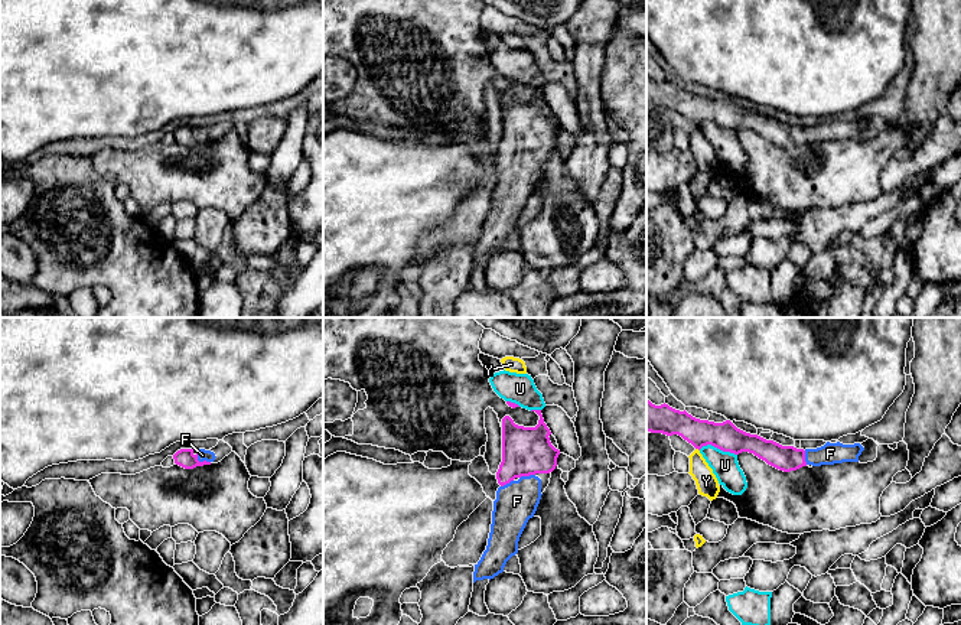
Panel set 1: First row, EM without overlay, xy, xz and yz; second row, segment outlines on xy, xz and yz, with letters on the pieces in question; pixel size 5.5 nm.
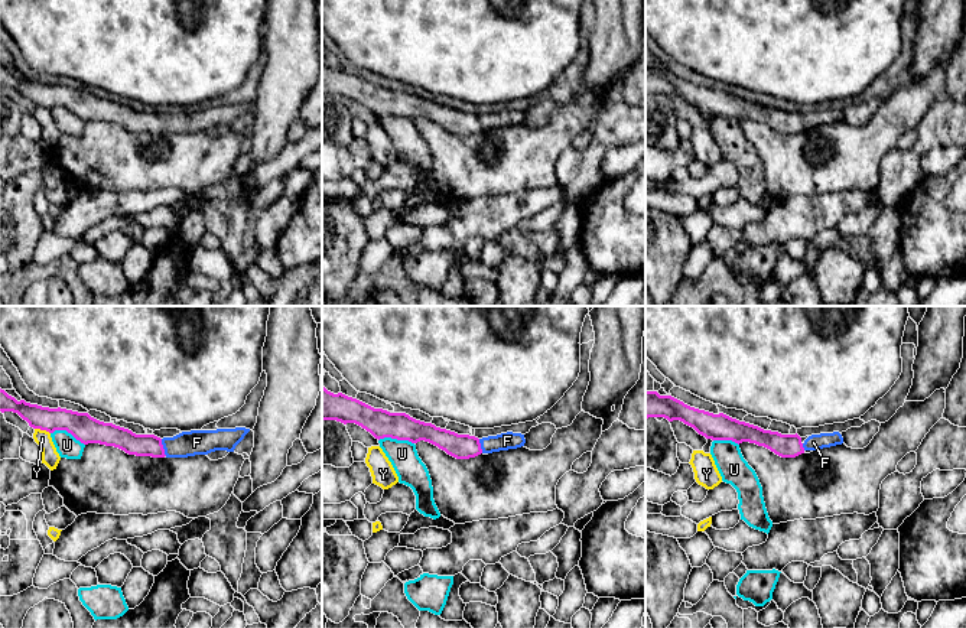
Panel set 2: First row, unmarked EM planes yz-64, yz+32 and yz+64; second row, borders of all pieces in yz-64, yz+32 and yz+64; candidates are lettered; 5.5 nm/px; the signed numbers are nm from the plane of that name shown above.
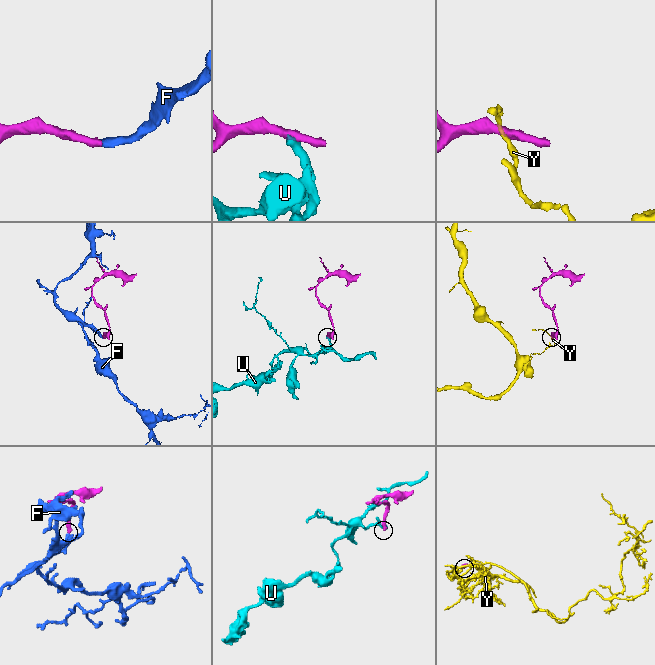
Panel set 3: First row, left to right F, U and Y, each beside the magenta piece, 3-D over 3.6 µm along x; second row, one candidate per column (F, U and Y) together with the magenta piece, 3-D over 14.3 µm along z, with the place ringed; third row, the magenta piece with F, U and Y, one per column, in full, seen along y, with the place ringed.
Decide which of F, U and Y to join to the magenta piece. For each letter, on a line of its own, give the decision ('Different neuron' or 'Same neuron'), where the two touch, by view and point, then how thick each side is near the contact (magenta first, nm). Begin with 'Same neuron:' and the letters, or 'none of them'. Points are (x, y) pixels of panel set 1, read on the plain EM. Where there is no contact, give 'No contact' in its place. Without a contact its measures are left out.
Same neuron: F
F: Same neuron. Touches magenta at xy (201, 139). Thickness 110 nm (magenta) against 60 nm
U: Different neuron. Touches magenta at yz (717, 124). Thickness 160 nm (magenta) against 150 nm
Y: Different neuron. Touches magenta at yz (697, 124). Thickness 160 nm (magenta) against 120 nm

